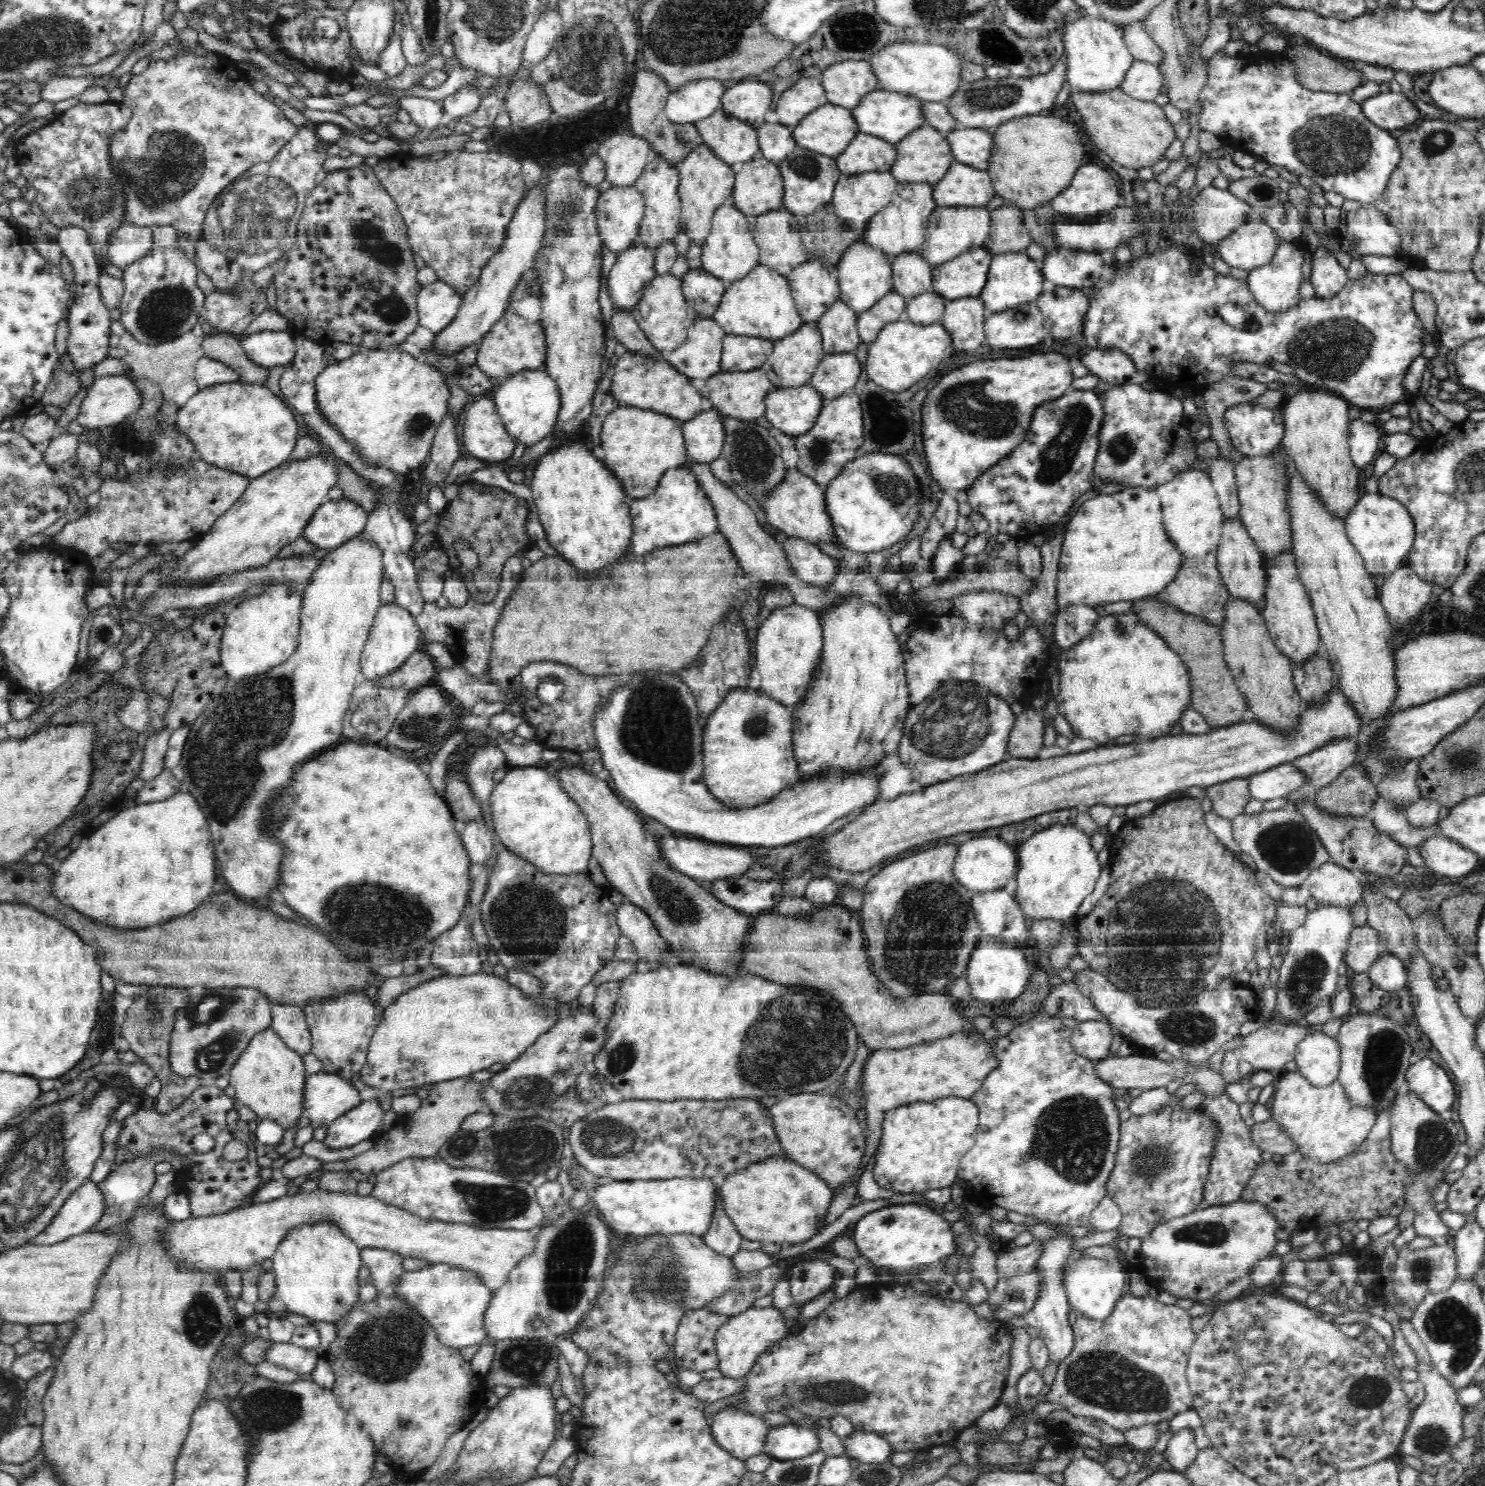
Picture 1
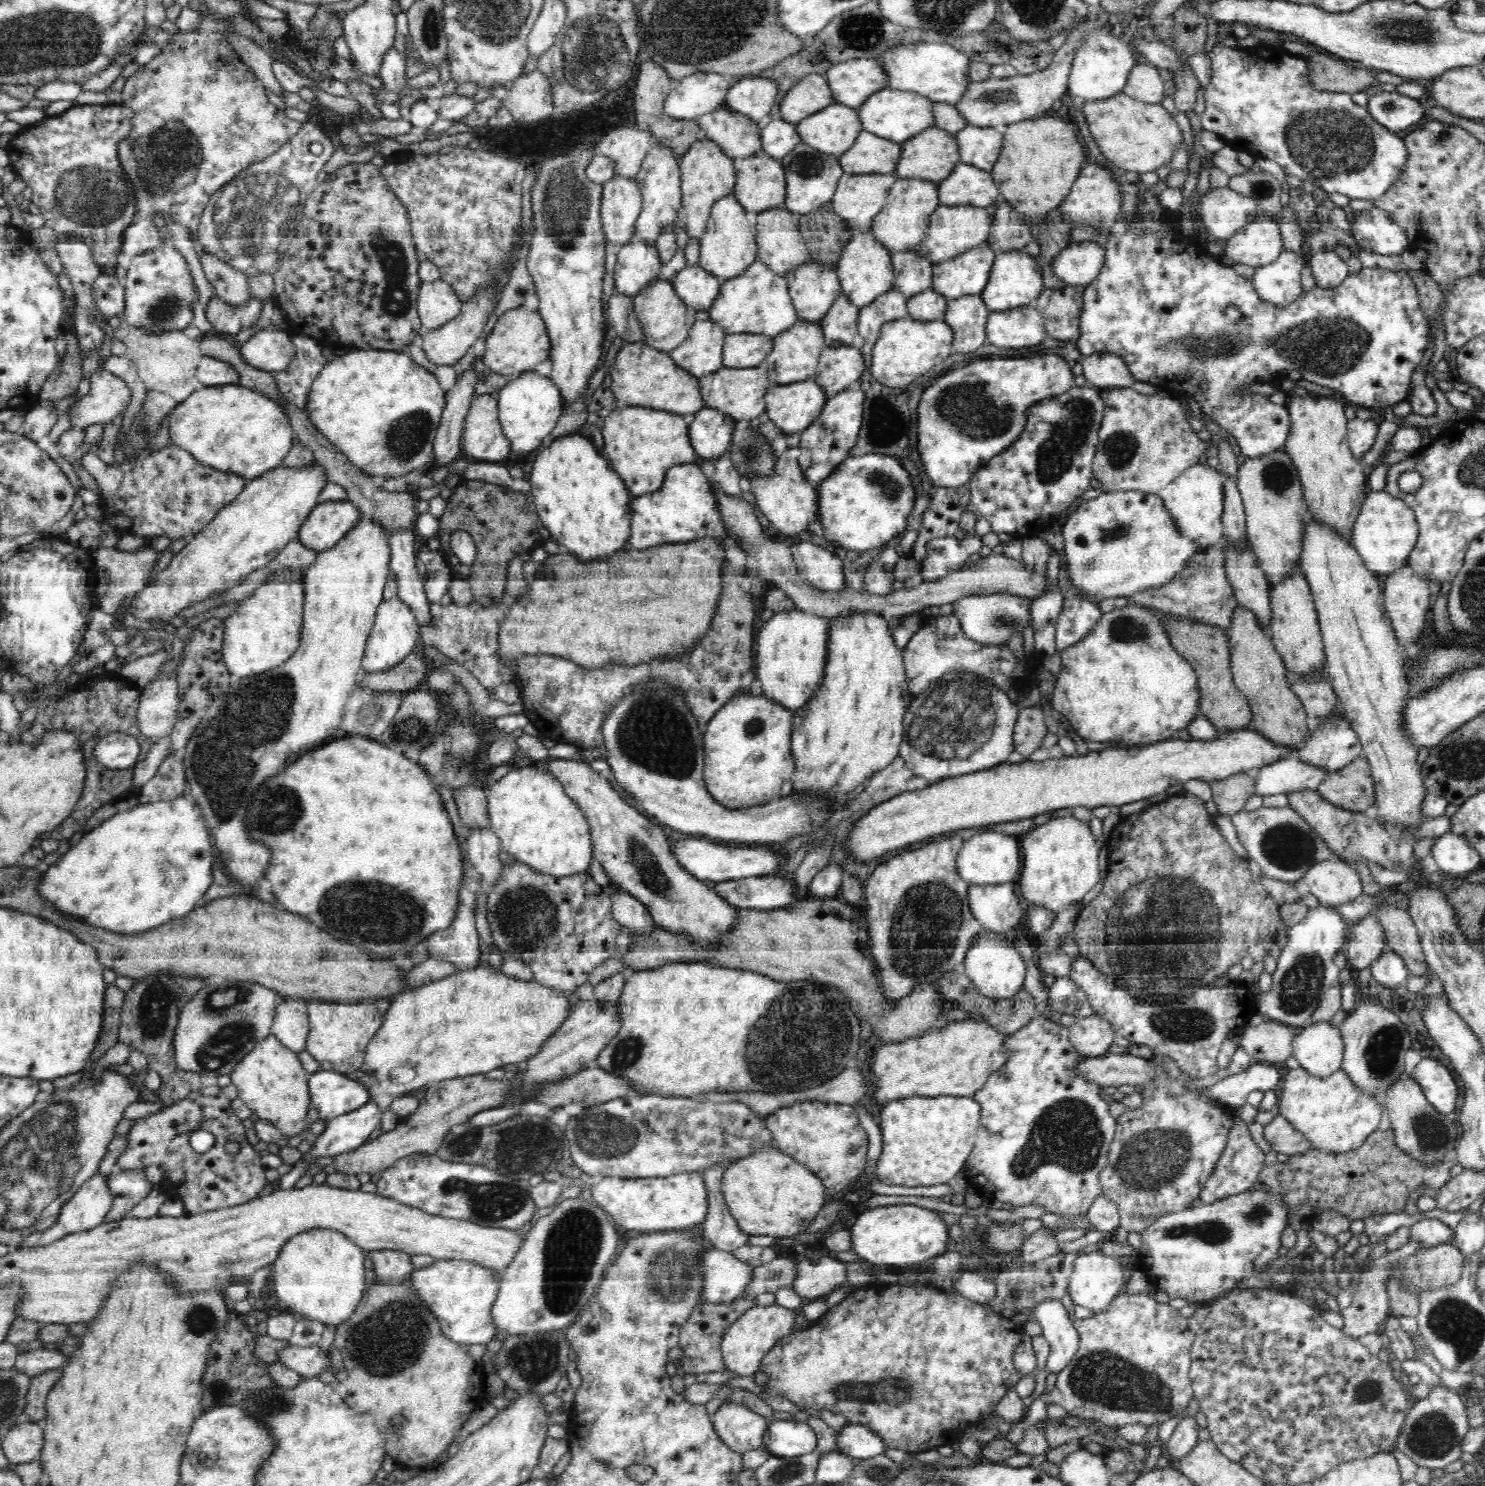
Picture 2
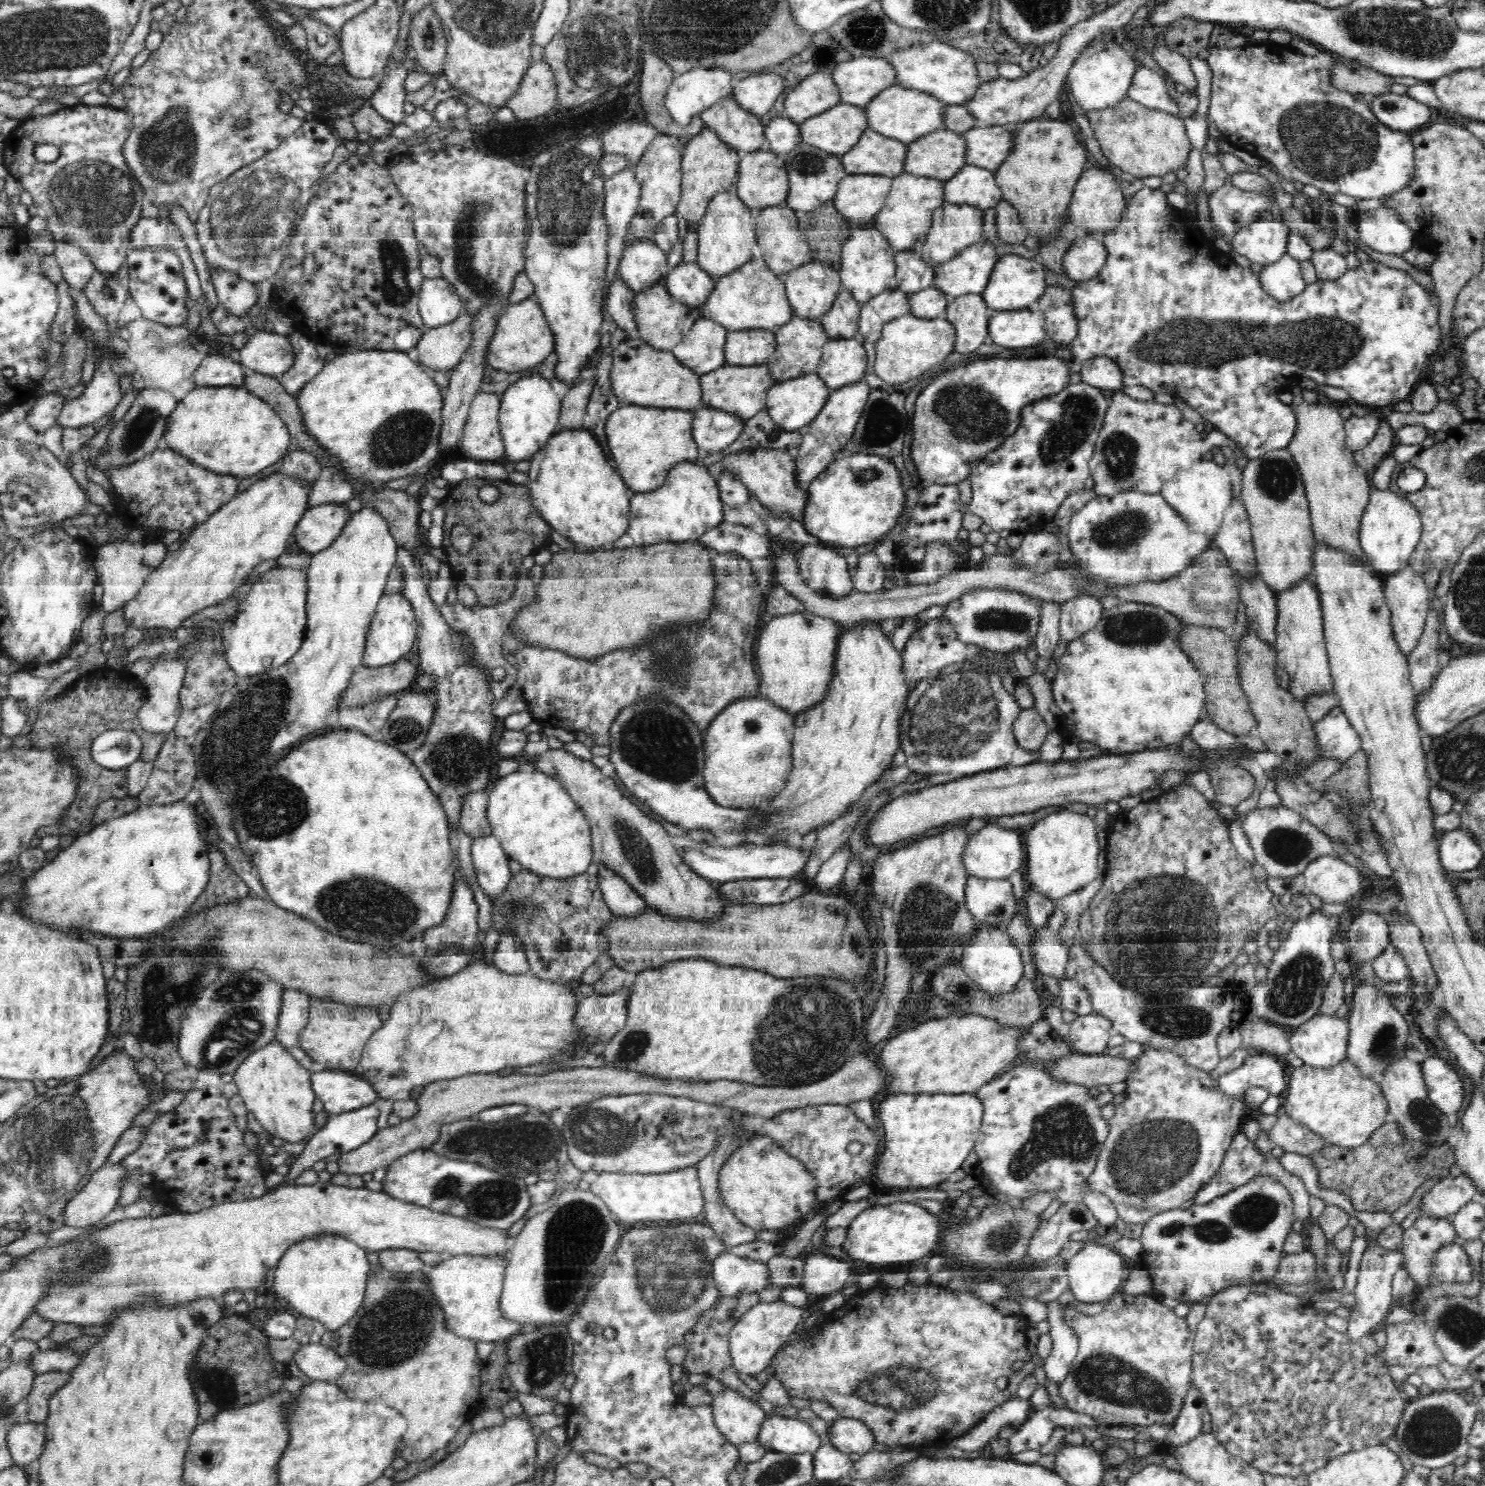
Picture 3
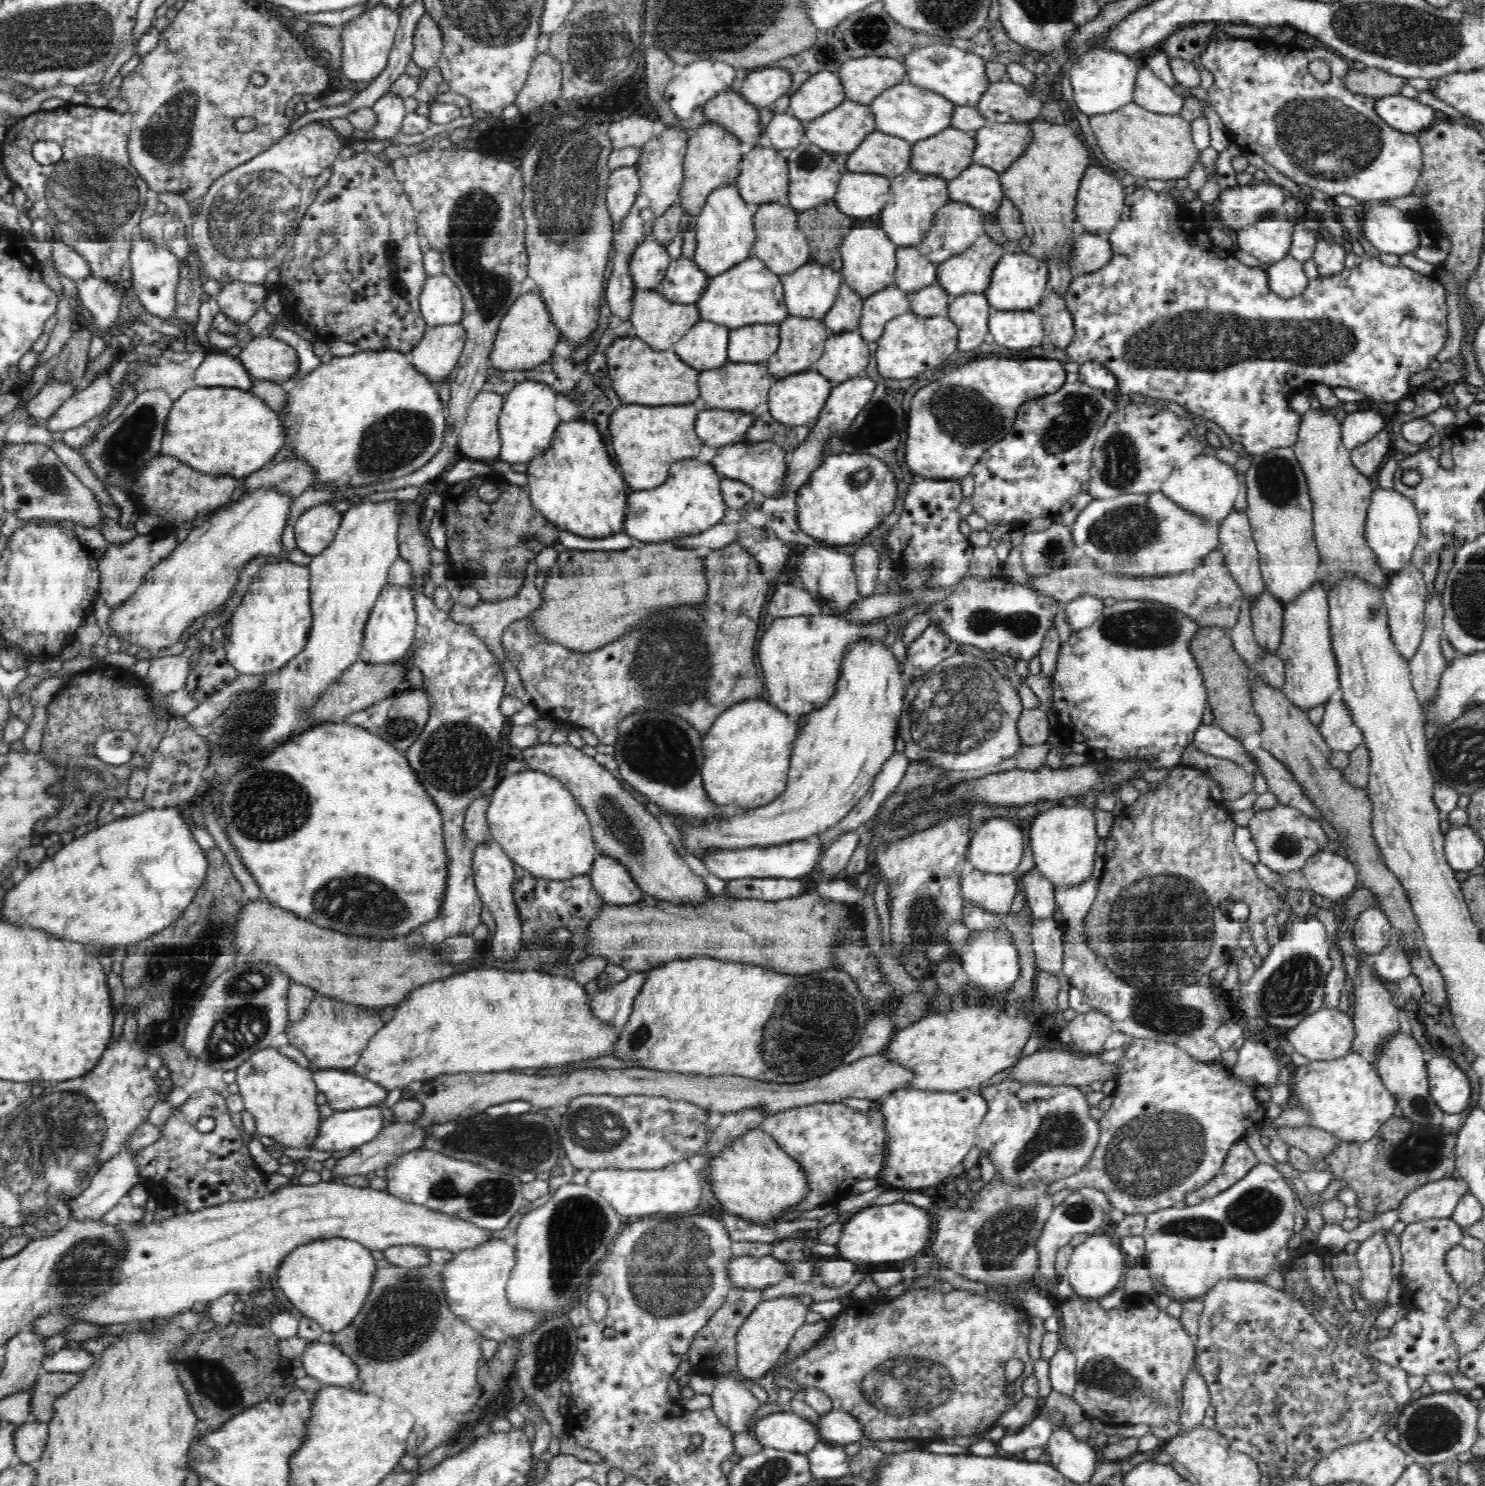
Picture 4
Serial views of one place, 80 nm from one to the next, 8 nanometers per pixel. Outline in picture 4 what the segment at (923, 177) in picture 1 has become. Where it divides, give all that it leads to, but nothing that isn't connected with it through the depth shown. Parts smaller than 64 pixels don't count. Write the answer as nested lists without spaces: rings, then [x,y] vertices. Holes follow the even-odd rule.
[[[950,126],[914,143],[909,170],[940,175],[949,181],[973,163],[976,146],[975,131]]]

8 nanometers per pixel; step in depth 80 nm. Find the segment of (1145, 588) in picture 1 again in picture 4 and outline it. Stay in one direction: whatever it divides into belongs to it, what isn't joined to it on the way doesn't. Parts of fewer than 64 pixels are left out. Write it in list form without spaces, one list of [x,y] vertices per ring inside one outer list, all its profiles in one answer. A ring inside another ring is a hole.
[[[1161,490],[1148,494],[1121,494],[1111,499],[1092,499],[1078,514],[1071,526],[1074,544],[1084,550],[1088,558],[1096,560],[1102,571],[1128,577],[1178,574],[1202,566],[1209,554],[1219,546],[1219,530],[1222,519],[1210,519],[1208,515],[1196,513],[1172,502]]]

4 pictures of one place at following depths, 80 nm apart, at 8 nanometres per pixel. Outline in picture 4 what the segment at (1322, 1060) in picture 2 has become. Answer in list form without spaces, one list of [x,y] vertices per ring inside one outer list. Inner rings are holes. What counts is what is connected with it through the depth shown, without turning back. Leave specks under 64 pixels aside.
[[[1322,1007],[1313,1011],[1298,1026],[1291,1028],[1287,1034],[1287,1042],[1292,1045],[1296,1053],[1303,1054],[1310,1062],[1314,1060],[1338,1059],[1351,1051],[1355,1040],[1355,1023],[1345,1012],[1337,1007]]]

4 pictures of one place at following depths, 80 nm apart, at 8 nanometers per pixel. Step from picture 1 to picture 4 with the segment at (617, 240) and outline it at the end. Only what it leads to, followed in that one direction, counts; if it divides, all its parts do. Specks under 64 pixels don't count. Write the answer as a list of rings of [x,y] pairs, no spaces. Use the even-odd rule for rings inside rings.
[[[635,165],[611,170],[607,182],[607,209],[613,222],[620,222],[628,214],[639,190],[640,181]]]

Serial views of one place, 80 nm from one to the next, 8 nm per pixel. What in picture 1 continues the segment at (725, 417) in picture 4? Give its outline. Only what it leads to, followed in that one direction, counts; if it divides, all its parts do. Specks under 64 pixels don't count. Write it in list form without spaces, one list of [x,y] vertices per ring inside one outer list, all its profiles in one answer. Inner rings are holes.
[[[714,408],[700,412],[693,420],[683,424],[683,441],[687,447],[688,463],[709,463],[721,456],[725,441],[724,420]]]

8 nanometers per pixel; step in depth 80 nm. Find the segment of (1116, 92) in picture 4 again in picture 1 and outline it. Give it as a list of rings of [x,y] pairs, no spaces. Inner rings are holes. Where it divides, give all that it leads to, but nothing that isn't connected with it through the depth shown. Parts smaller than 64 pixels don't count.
[[[1084,13],[1070,18],[1064,24],[1063,51],[1066,54],[1067,81],[1072,93],[1095,96],[1121,87],[1121,82],[1135,61],[1124,42],[1122,28],[1100,16],[1096,18]]]

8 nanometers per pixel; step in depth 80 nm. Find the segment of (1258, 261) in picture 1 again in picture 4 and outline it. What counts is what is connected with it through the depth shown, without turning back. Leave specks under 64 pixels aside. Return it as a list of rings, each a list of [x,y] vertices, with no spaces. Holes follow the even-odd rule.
[[[1260,219],[1237,231],[1238,249],[1271,265],[1290,254],[1294,231],[1295,223],[1289,219]]]

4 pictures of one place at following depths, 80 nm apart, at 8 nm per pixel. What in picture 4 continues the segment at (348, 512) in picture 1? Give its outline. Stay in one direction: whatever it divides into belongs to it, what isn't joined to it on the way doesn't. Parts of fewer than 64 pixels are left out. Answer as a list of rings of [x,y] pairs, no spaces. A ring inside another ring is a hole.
[[[326,503],[307,508],[292,526],[297,548],[312,556],[322,552],[336,536],[341,514]]]

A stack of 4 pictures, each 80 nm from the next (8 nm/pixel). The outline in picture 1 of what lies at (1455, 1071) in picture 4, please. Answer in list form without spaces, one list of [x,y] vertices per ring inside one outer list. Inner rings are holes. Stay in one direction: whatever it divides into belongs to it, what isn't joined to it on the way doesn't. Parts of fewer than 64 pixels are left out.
[[[1429,1058],[1412,1063],[1405,1073],[1406,1087],[1438,1113],[1451,1109],[1456,1092],[1446,1070]]]

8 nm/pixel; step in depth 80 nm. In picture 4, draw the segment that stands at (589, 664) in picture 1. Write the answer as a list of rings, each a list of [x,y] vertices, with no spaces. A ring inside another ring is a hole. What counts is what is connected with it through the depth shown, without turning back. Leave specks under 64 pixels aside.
[[[672,542],[644,543],[640,548],[619,551],[566,549],[557,559],[546,572],[542,604],[528,617],[538,633],[572,651],[604,646],[608,638],[616,638],[632,622],[640,622],[648,610],[660,610],[660,606],[672,606],[672,602],[700,602],[706,588],[704,556]]]

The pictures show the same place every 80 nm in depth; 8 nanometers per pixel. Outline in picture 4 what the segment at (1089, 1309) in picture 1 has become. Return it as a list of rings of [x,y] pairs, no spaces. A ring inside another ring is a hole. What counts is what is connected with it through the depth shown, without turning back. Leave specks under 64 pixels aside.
[[[1104,1231],[1092,1234],[1073,1251],[1066,1274],[1070,1285],[1082,1298],[1101,1298],[1113,1292],[1124,1274],[1124,1253],[1118,1240]]]

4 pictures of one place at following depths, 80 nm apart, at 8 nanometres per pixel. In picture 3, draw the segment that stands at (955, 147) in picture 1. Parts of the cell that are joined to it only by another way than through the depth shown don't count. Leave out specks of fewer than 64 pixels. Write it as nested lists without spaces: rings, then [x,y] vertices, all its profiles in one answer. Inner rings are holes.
[[[1017,125],[972,127],[962,135],[967,141],[966,162],[994,172],[1015,148]]]

